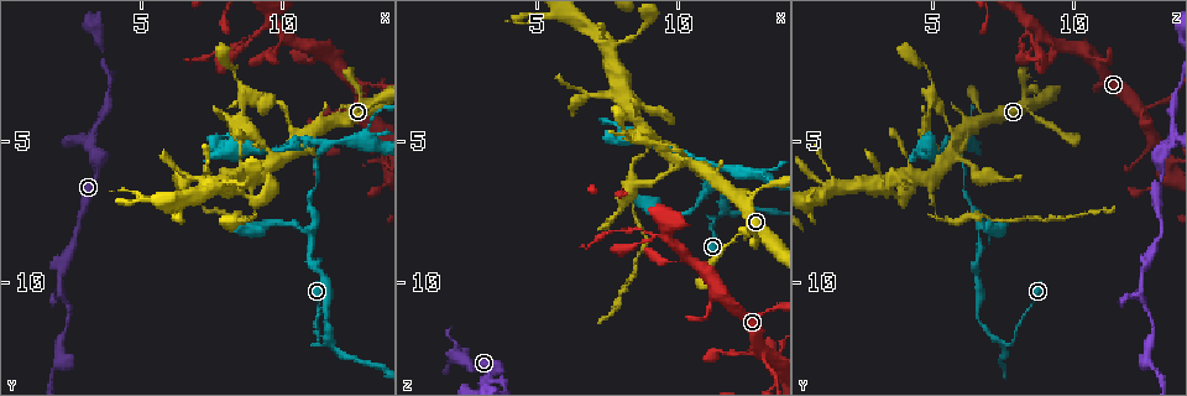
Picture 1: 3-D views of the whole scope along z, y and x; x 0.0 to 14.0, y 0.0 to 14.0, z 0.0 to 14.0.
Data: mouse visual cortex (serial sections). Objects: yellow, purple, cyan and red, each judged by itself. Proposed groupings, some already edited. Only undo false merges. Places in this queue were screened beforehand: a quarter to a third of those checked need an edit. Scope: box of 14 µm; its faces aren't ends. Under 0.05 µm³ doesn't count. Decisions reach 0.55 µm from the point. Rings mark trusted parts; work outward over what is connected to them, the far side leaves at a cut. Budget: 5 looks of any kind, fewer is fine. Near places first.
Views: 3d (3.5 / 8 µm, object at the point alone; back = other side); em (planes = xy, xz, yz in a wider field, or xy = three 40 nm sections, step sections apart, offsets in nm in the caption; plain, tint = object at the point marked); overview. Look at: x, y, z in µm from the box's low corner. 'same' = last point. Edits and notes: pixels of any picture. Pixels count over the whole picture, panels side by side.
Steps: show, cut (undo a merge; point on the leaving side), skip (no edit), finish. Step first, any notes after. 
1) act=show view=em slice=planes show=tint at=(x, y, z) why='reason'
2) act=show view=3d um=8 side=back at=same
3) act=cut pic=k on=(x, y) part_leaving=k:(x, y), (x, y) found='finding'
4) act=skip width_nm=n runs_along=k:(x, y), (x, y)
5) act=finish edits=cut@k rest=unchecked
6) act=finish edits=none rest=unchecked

act=show view=3d um=3.5 side=back at=(3.2, 5.2, 13.3) why='branch point'

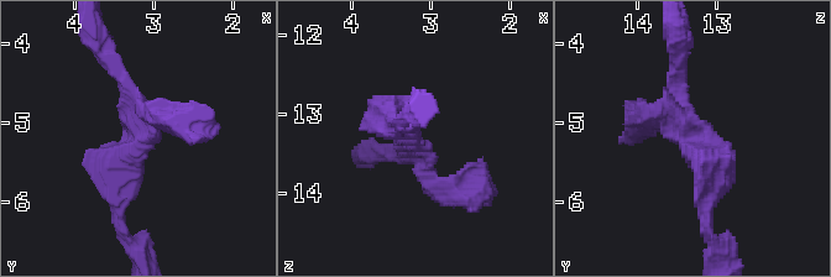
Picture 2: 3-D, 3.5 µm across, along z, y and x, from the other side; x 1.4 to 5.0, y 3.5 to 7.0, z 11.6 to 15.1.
act=show view=em slice=xy step=2 show=tint at=(3.15, 5.25, 13.40) arms=3 arm_widths_nm=200,200,300

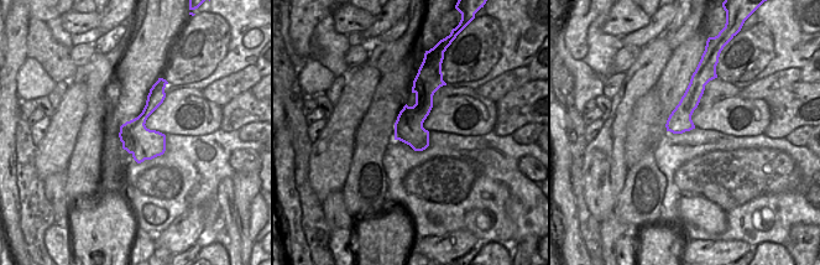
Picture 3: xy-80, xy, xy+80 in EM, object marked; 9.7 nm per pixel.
act=skip runs_along=2:(705, 207), (673, 71) found='continuous, no second cell'

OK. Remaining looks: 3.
act=show view=3d um=3.5 at=(9.0, 6.4, 4.9)

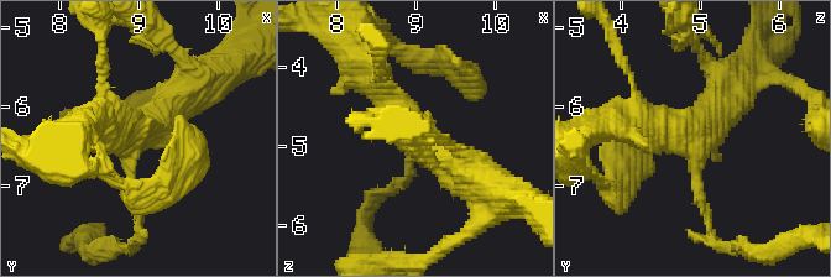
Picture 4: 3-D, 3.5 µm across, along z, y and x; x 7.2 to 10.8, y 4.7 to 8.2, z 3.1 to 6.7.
act=show view=em slice=xy step=2 show=tint at=(8.90, 6.35, 4.85)

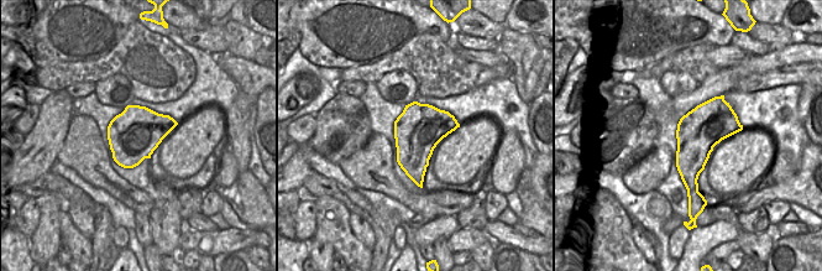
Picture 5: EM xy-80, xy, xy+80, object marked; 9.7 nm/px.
act=show view=em slice=xy step=5 show=tint at=same

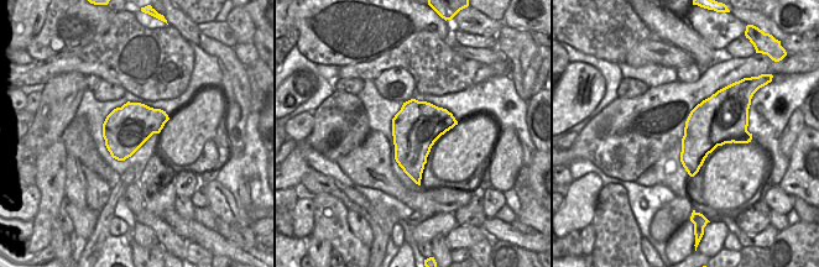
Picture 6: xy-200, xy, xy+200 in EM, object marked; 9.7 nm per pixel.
act=cut pic=4 on=(707, 215) width_nm=460 part_leaving=4:(695, 177), (714, 241), (750, 252) found='two cells meet here'

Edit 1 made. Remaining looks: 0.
act=finish edits=cut@4 rest=unchecked

